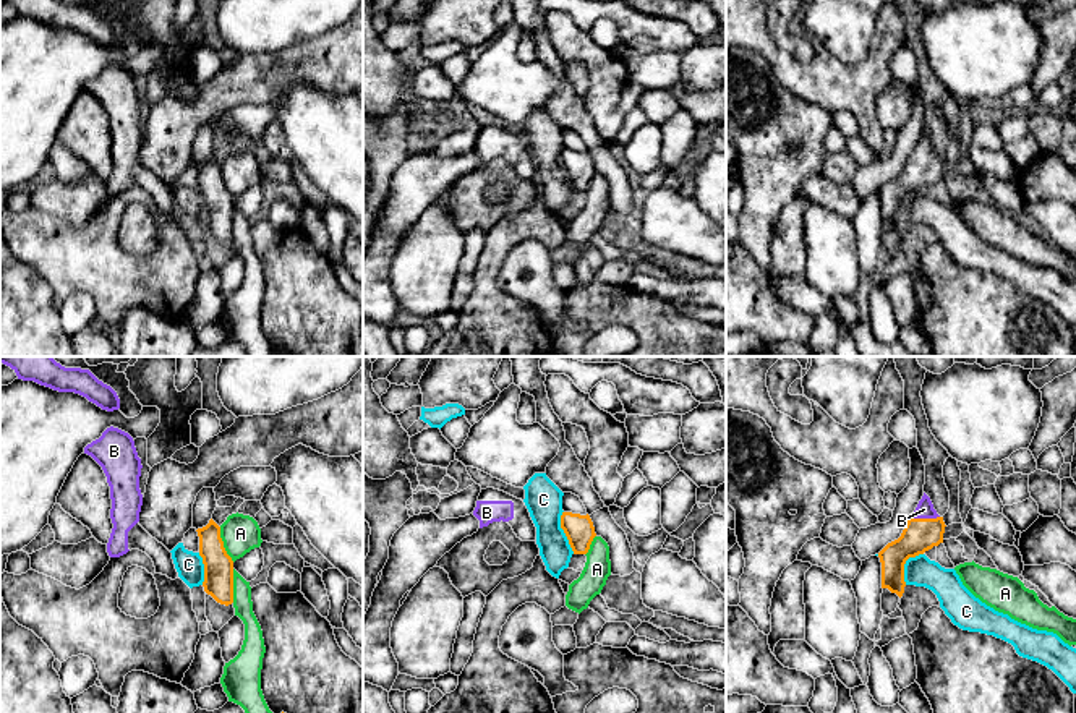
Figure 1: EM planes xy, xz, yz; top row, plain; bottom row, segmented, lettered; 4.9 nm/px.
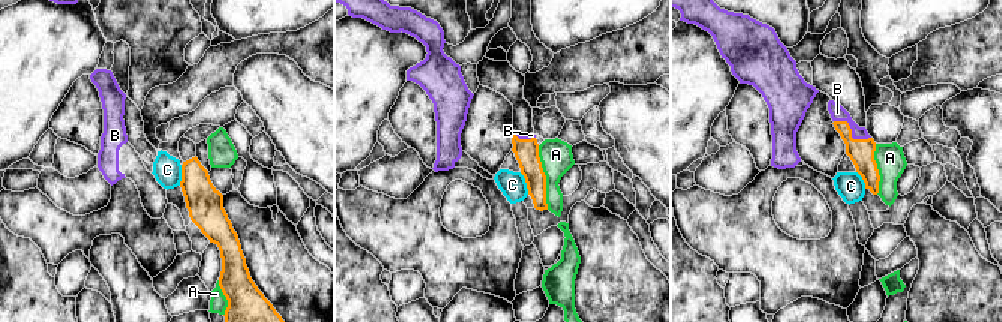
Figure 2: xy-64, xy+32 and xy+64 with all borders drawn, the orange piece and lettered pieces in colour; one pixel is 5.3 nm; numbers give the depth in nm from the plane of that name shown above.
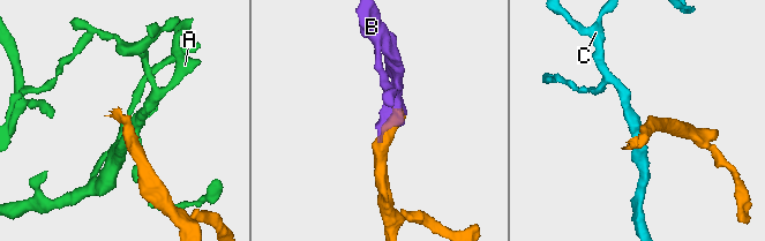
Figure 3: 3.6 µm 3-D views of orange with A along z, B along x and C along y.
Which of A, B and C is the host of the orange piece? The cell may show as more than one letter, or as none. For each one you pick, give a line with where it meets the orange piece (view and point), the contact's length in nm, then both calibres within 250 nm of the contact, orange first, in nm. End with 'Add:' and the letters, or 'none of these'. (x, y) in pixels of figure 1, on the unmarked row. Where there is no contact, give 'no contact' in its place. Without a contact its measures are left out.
B: yz (924, 156) | 150 nm | 170/90 nm
Add: B

